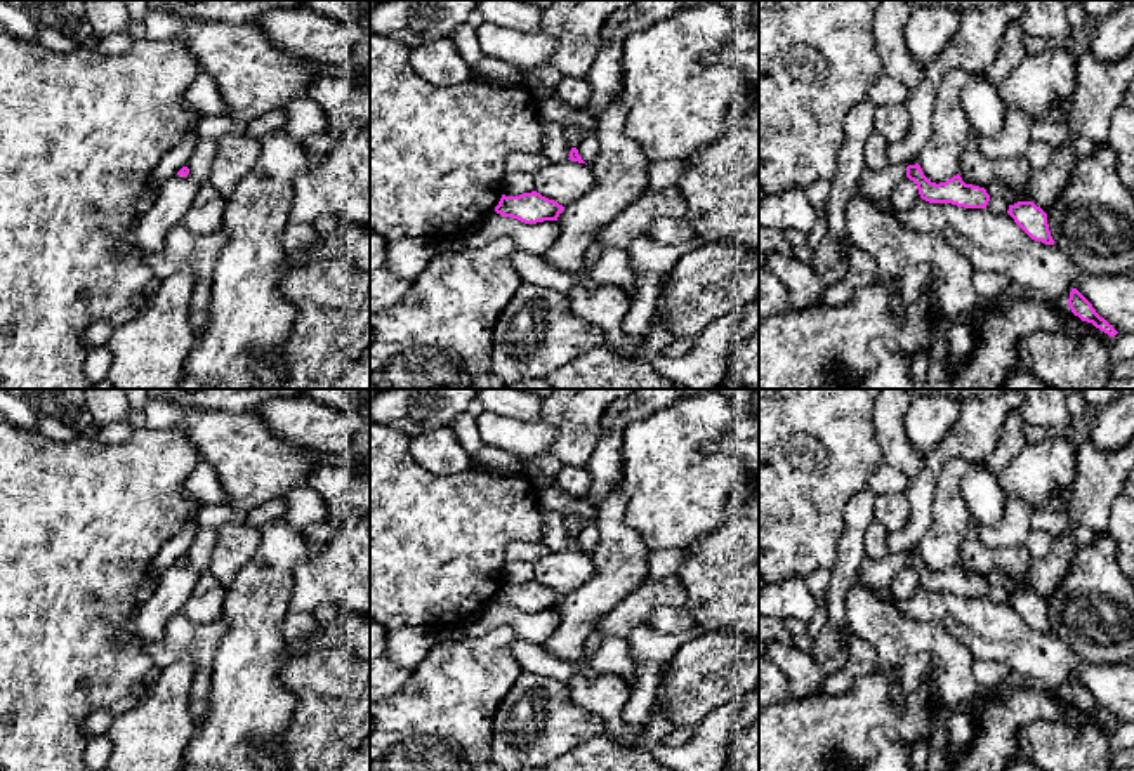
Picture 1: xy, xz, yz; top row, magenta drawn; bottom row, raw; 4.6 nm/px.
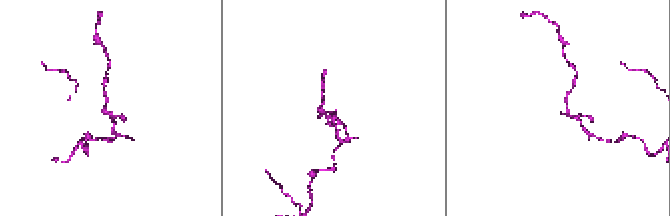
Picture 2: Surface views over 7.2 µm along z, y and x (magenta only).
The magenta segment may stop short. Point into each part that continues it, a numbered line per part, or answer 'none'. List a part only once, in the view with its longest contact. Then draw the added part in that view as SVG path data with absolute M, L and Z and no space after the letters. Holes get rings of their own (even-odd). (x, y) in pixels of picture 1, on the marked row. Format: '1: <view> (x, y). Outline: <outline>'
1: yz (877, 184). Outline: M889 163L882 170L865 168L858 179L858 189L874 201L889 200L896 186L907 177L907 165Z

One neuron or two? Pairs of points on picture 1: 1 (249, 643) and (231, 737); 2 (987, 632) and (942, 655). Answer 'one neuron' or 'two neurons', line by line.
1: one neuron
2: two neurons

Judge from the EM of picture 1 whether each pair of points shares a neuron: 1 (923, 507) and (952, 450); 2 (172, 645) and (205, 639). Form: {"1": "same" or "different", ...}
{"1": "same", "2": "same"}

